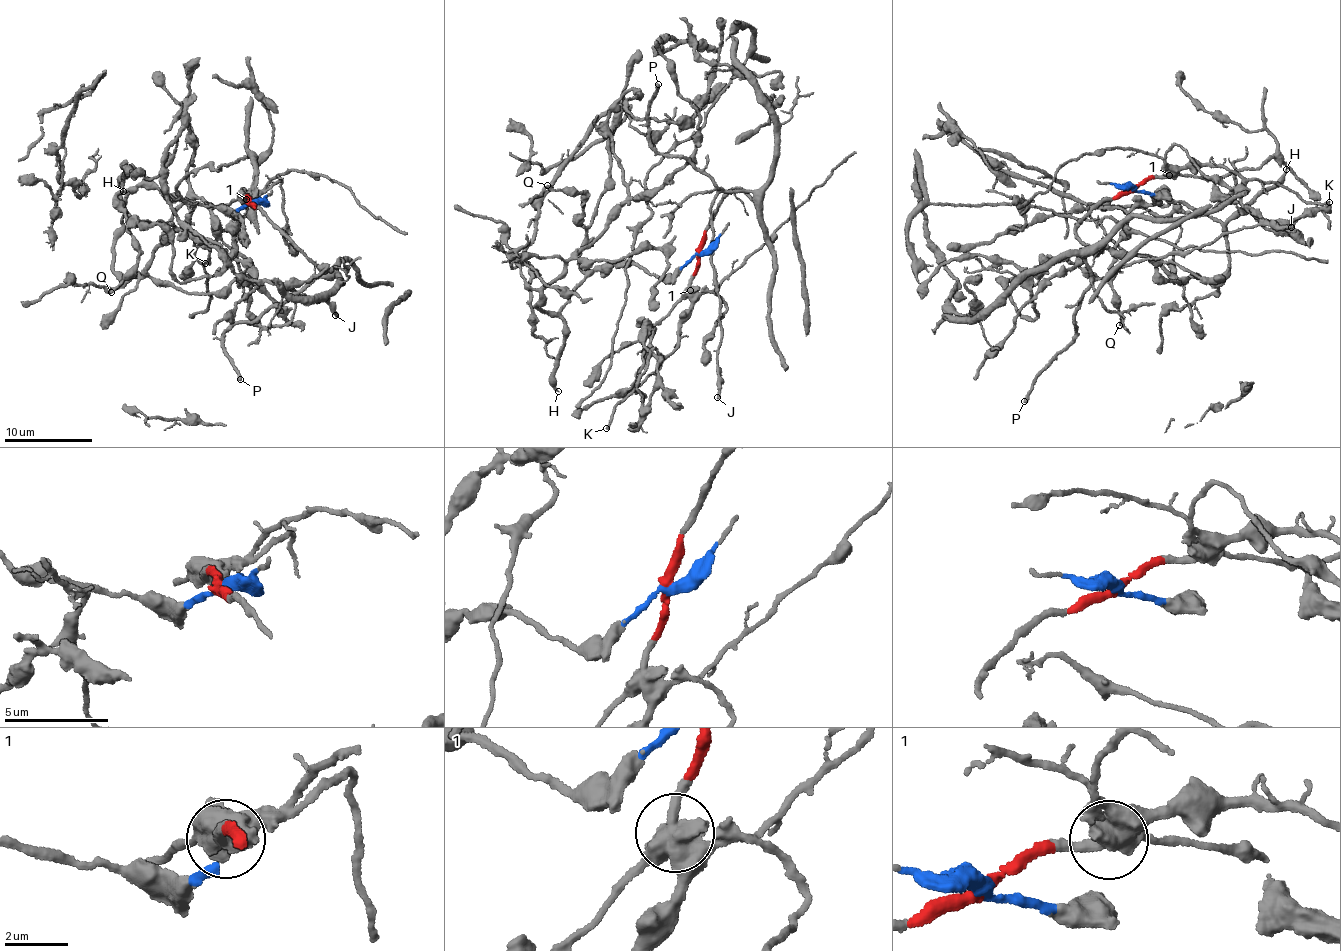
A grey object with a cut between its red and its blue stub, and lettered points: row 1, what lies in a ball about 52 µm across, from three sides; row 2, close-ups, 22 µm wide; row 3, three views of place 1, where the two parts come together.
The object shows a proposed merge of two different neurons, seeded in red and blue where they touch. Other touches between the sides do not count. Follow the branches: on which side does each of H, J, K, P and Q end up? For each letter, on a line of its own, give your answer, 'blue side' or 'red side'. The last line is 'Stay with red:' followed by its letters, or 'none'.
H: blue side
J: red side
K: red side
P: red side
Q: blue side
Stay with red: J, K, P

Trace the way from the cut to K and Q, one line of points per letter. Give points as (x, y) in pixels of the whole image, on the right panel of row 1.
K: (1133, 188), (1186, 169), (1224, 164), (1246, 179), (1279, 183), (1303, 201), (1330, 202)
Q: (1133, 188), (1168, 200), (1129, 213), (1128, 235), (1116, 243), (1119, 325)

